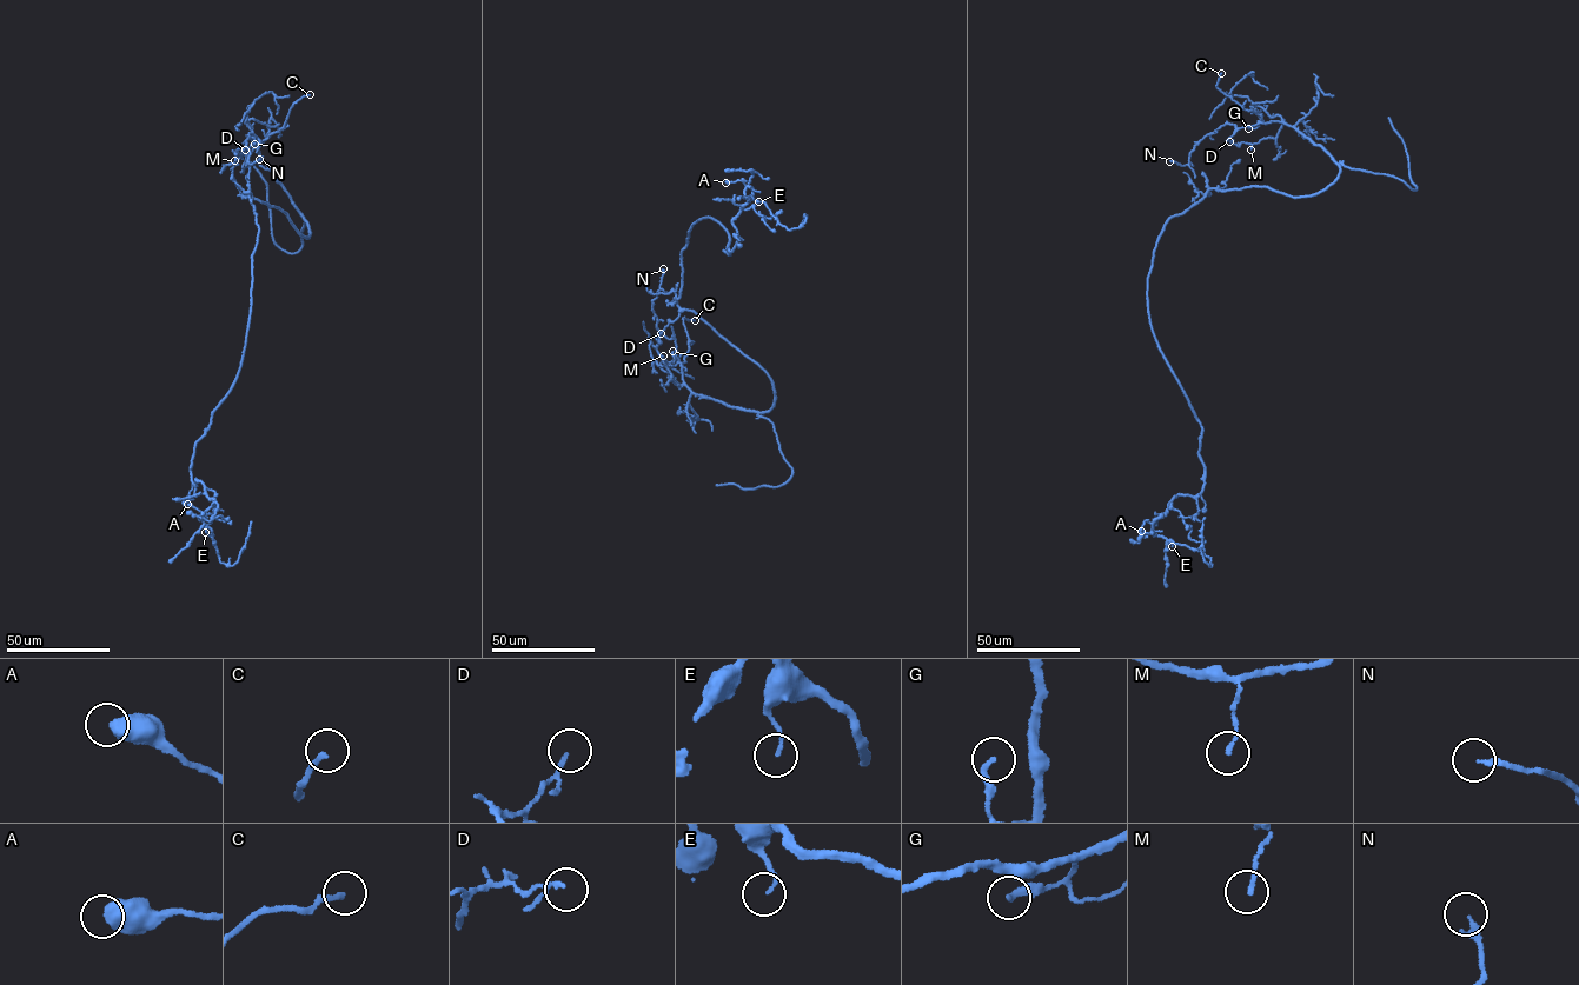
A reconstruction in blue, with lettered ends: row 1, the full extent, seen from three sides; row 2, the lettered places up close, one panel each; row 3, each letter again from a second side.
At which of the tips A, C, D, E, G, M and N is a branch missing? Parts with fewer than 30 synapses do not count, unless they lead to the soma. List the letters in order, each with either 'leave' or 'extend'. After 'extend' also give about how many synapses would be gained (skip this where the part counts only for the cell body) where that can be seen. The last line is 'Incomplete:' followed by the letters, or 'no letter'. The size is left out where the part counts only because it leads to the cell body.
A: leave
C: leave
D: leave
E: leave
G: leave
M: leave
N: leave
Incomplete: no letter

